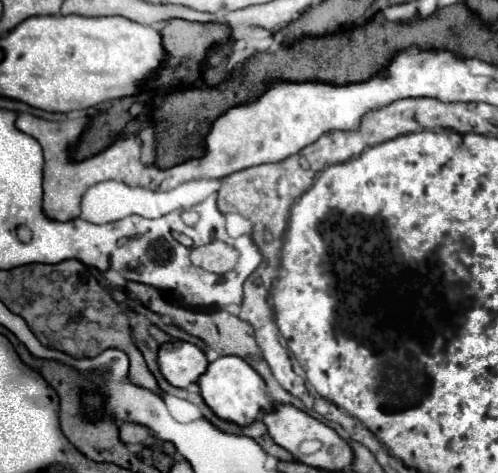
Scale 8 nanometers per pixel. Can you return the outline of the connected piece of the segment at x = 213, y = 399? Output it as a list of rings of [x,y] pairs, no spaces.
[[[220,356],[218,360],[210,362],[208,370],[198,378],[198,384],[200,384],[200,394],[204,402],[210,406],[210,410],[218,418],[238,426],[250,426],[252,422],[258,420],[262,412],[274,408],[272,400],[266,394],[266,384],[262,376],[238,356]]]

